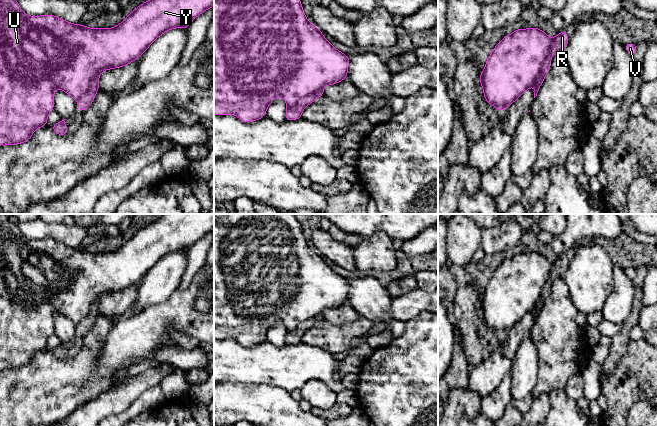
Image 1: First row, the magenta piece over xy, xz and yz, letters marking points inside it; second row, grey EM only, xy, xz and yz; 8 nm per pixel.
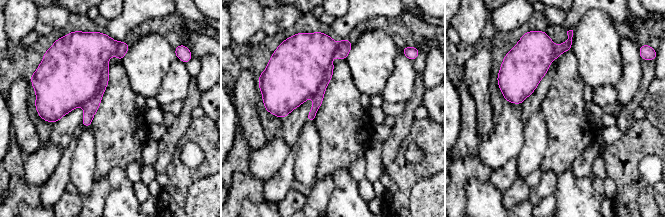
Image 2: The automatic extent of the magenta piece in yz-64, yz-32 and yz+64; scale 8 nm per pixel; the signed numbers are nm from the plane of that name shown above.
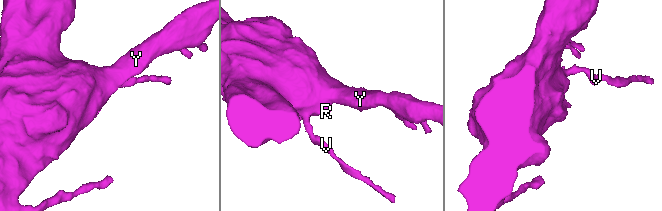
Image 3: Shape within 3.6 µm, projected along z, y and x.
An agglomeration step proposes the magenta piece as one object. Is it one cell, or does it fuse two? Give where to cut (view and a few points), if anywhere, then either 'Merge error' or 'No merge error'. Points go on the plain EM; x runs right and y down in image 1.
Split along yz (552, 263), (549, 269), (549, 277), (535, 305). Merge error

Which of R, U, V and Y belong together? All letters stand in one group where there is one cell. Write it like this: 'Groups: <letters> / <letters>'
Groups: R / U V Y

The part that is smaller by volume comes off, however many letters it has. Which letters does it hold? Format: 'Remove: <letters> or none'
Remove: R

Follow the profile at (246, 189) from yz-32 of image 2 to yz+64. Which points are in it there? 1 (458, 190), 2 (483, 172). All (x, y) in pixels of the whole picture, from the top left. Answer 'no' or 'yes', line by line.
1: yes
2: yes

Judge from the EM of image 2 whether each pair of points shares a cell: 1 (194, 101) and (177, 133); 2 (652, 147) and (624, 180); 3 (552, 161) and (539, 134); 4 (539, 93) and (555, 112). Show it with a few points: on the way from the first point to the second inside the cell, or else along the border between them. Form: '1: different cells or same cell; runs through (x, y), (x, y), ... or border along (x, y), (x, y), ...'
1: same cell; runs through (187, 109), (180, 125)
2: same cell; runs through (642, 150), (626, 166), (625, 170)
3: different cells; border along (546, 125), (548, 133), (547, 148), (540, 168)
4: different cells; border along (554, 77), (539, 108)

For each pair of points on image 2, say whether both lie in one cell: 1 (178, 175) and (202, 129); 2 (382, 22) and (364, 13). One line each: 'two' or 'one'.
1: one
2: two

